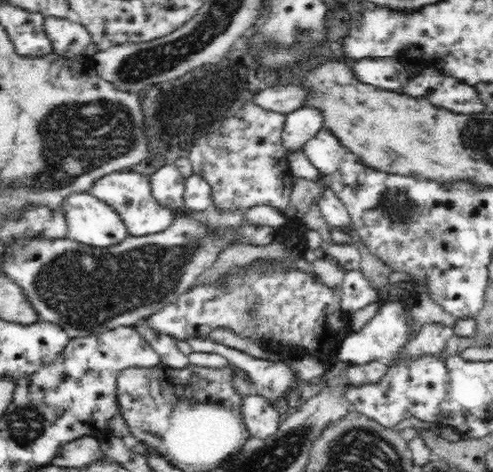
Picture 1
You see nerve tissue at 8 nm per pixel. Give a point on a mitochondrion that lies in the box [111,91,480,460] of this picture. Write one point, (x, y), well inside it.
(395, 203)

